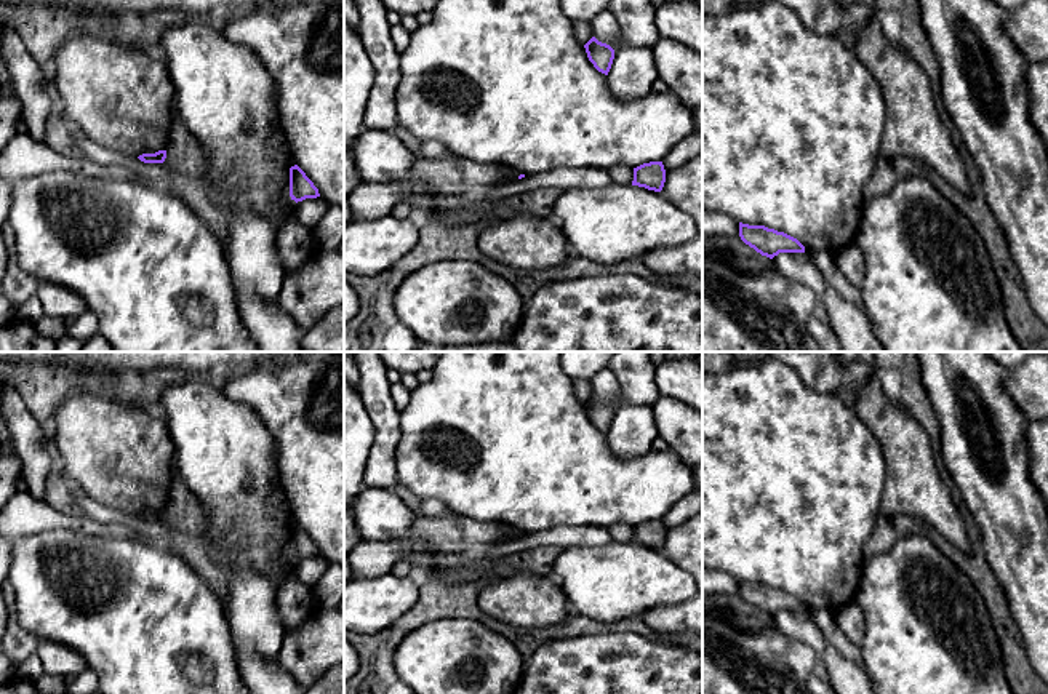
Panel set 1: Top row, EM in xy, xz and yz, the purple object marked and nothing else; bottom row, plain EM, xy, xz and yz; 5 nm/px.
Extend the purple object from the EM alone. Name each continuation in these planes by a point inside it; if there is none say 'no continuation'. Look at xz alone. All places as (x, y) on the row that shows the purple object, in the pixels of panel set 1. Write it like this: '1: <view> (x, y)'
no continuation

